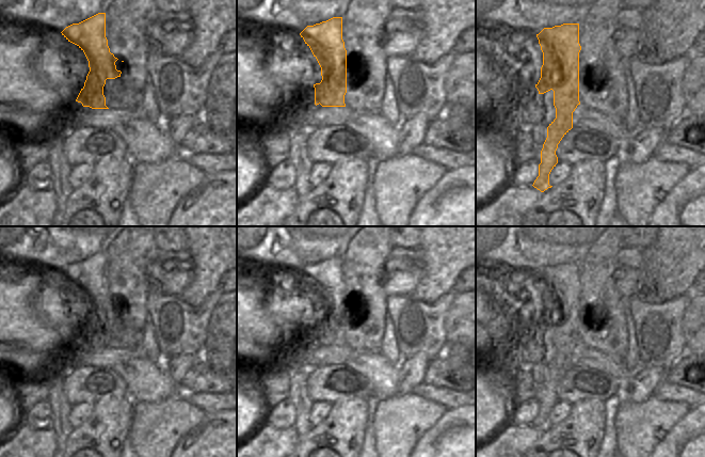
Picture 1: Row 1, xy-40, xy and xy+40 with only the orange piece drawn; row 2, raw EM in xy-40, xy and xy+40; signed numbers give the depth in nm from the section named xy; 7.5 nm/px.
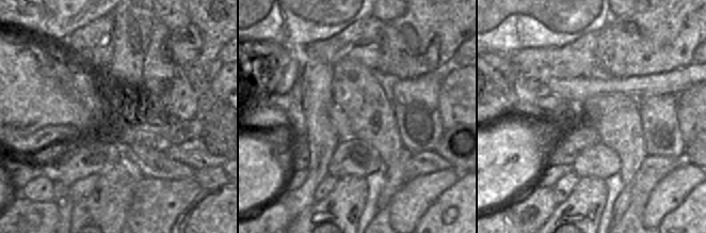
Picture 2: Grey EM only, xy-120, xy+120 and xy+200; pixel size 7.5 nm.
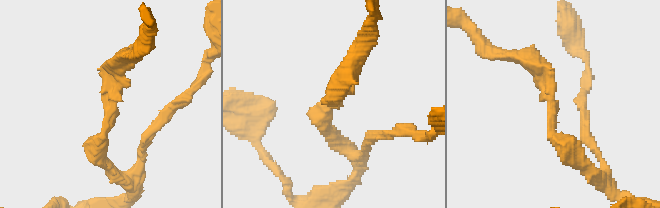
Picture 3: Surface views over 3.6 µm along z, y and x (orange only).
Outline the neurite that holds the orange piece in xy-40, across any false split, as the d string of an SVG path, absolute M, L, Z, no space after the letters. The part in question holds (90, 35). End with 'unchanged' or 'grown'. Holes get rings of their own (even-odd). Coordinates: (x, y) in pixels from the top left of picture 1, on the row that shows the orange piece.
M106 13L73 23L61 33L68 42L77 45L89 61L90 72L76 101L92 109L109 109L103 95L106 80L121 77L122 72L116 69L115 62L118 59L110 52L108 46Z | unchanged

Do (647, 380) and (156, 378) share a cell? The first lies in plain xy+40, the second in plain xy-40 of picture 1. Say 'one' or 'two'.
two

